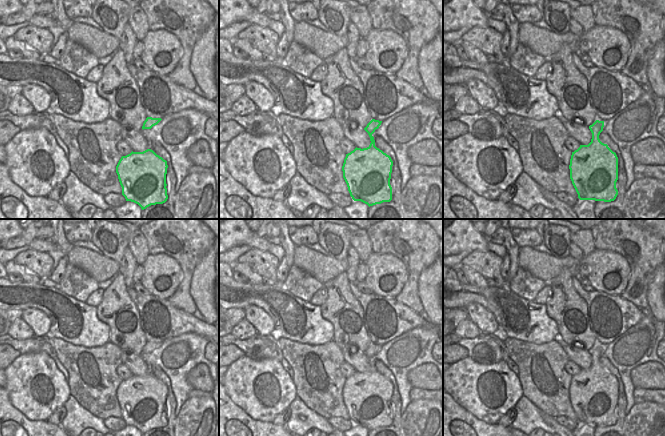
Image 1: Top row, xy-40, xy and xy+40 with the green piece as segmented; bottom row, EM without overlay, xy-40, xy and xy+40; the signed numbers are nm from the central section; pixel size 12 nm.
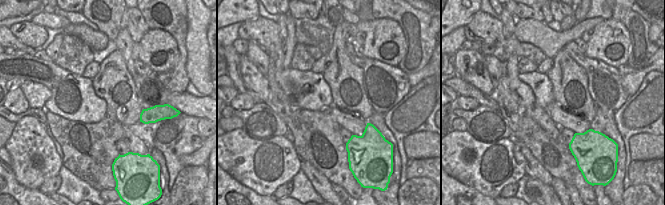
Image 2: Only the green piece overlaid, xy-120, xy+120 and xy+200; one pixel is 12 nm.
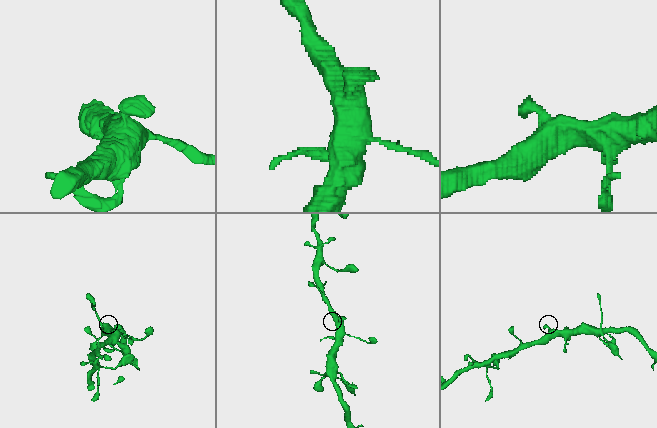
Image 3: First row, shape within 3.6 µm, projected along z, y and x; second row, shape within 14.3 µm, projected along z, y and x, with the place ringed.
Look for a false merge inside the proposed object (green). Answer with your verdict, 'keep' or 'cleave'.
keep

